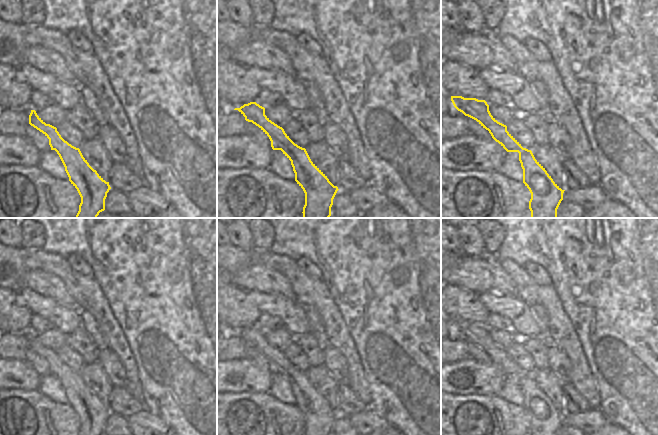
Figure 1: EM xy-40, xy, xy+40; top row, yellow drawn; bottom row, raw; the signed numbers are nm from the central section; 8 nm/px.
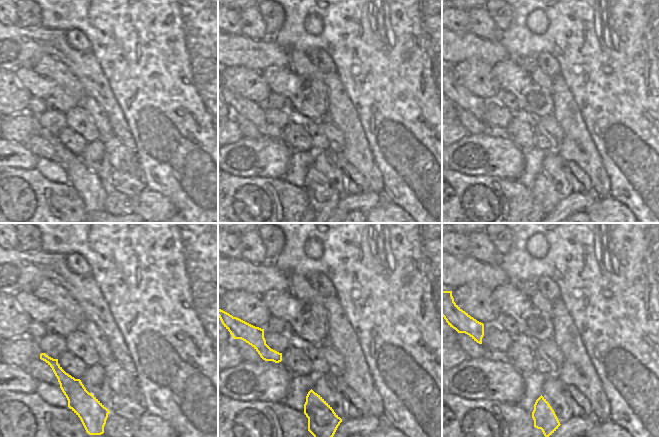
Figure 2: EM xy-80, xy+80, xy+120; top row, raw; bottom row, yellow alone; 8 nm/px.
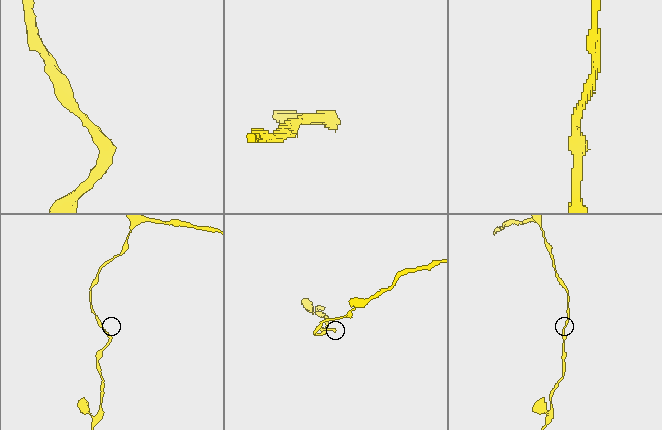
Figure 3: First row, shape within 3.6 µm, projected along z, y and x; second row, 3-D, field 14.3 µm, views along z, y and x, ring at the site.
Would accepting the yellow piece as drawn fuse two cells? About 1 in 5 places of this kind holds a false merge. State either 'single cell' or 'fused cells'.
single cell

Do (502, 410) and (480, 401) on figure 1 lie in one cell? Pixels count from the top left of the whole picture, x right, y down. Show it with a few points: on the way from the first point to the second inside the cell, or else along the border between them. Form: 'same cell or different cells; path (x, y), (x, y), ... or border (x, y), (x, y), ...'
same cell; path (497, 408), (485, 404)

